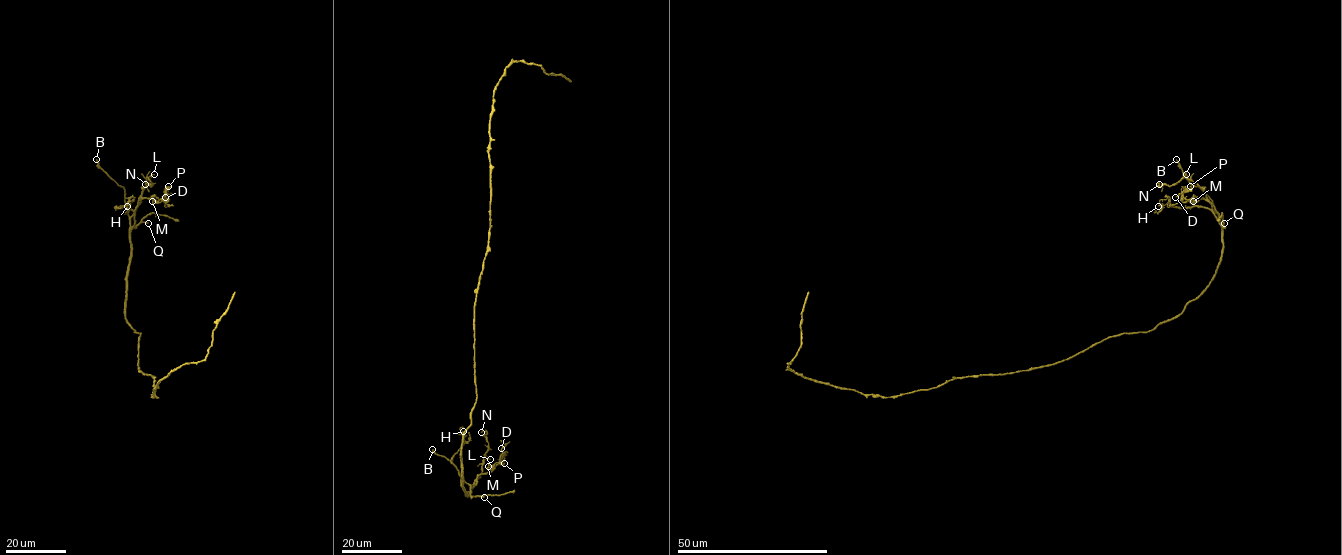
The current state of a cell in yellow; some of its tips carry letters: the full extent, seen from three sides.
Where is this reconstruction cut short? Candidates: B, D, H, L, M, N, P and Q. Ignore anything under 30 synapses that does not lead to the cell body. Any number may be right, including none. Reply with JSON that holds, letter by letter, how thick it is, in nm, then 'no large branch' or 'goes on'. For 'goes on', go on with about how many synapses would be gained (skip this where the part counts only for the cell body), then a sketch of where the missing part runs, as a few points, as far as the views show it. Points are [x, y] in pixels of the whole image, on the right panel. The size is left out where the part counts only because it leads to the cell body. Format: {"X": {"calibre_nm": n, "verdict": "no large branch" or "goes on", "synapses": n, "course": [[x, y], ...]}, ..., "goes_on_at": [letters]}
{"B": {"calibre_nm": 220, "verdict": "goes on"}, "D": {"calibre_nm": 180, "verdict": "no large branch"}, "H": {"calibre_nm": 190, "verdict": "no large branch"}, "L": {"calibre_nm": 190, "verdict": "no large branch"}, "M": {"calibre_nm": 200, "verdict": "no large branch"}, "N": {"calibre_nm": 140, "verdict": "no large branch"}, "P": {"calibre_nm": 130, "verdict": "no large branch"}, "Q": {"calibre_nm": 240, "verdict": "no large branch"}, "goes_on_at": ["B"]}

